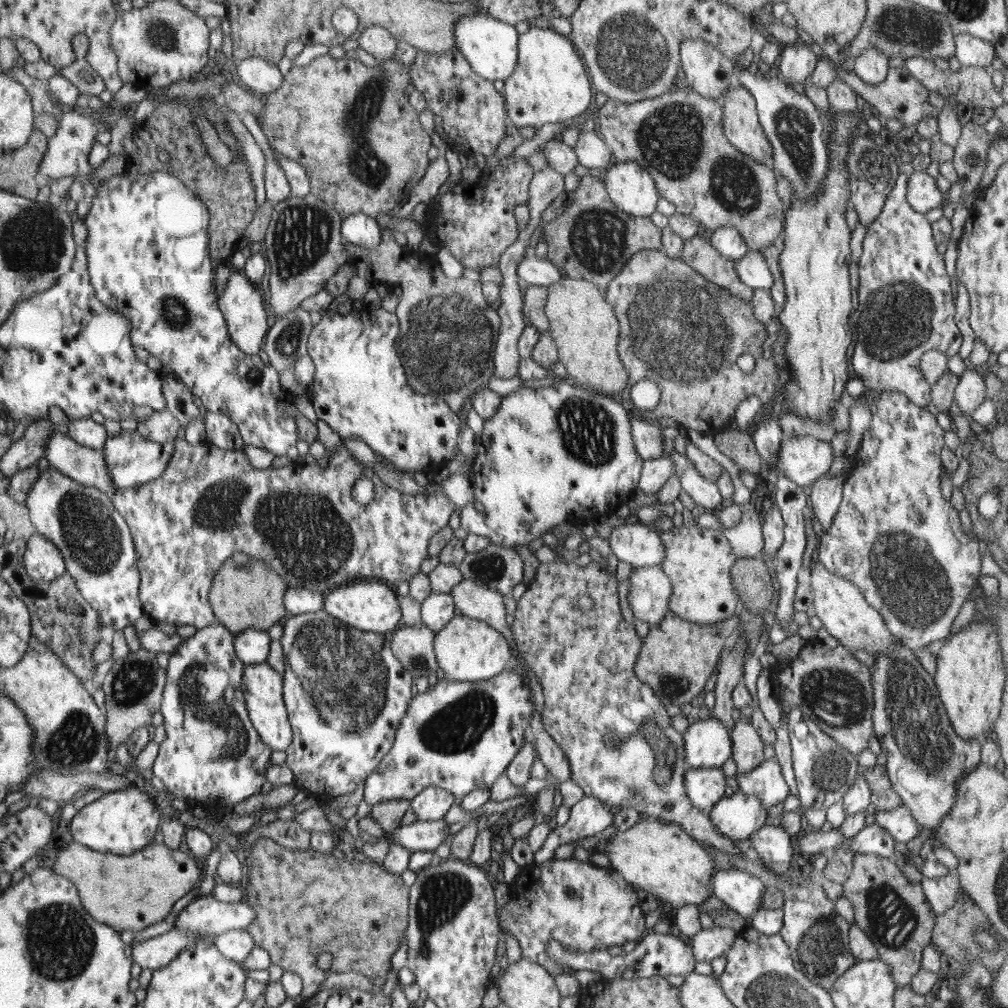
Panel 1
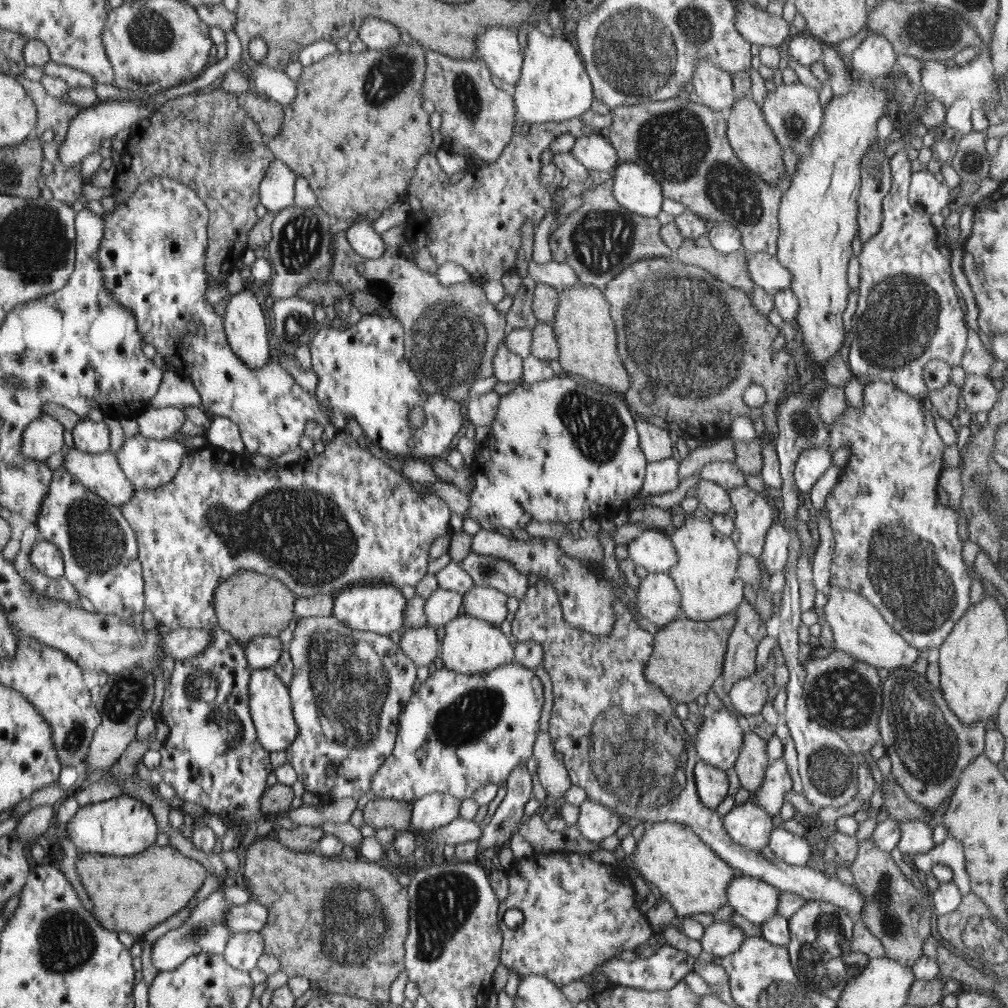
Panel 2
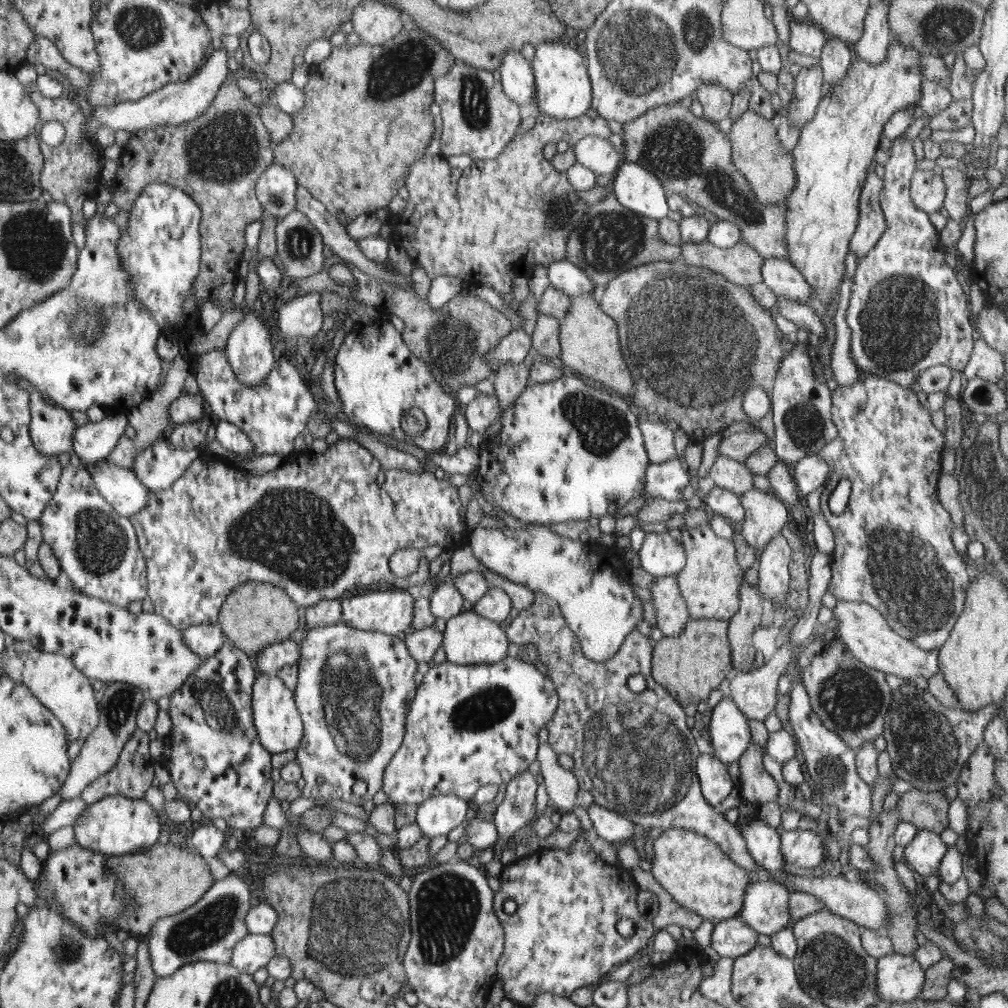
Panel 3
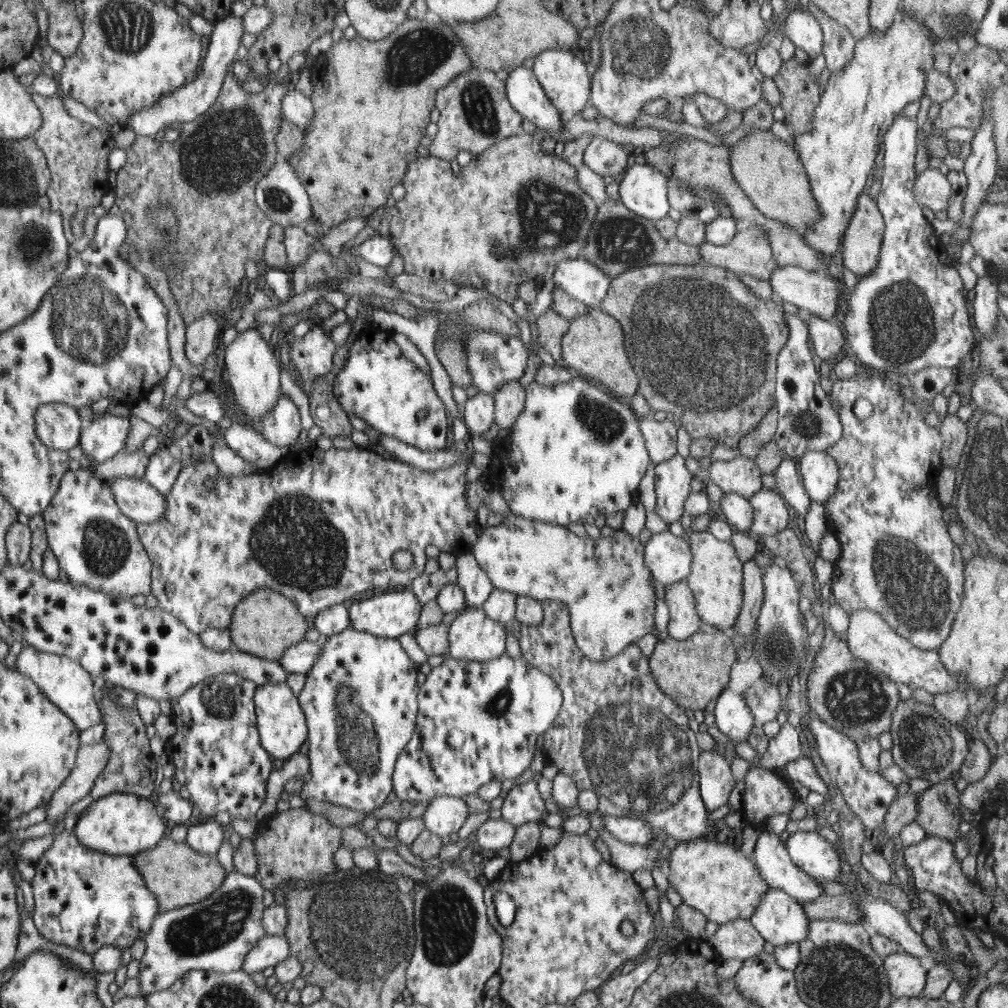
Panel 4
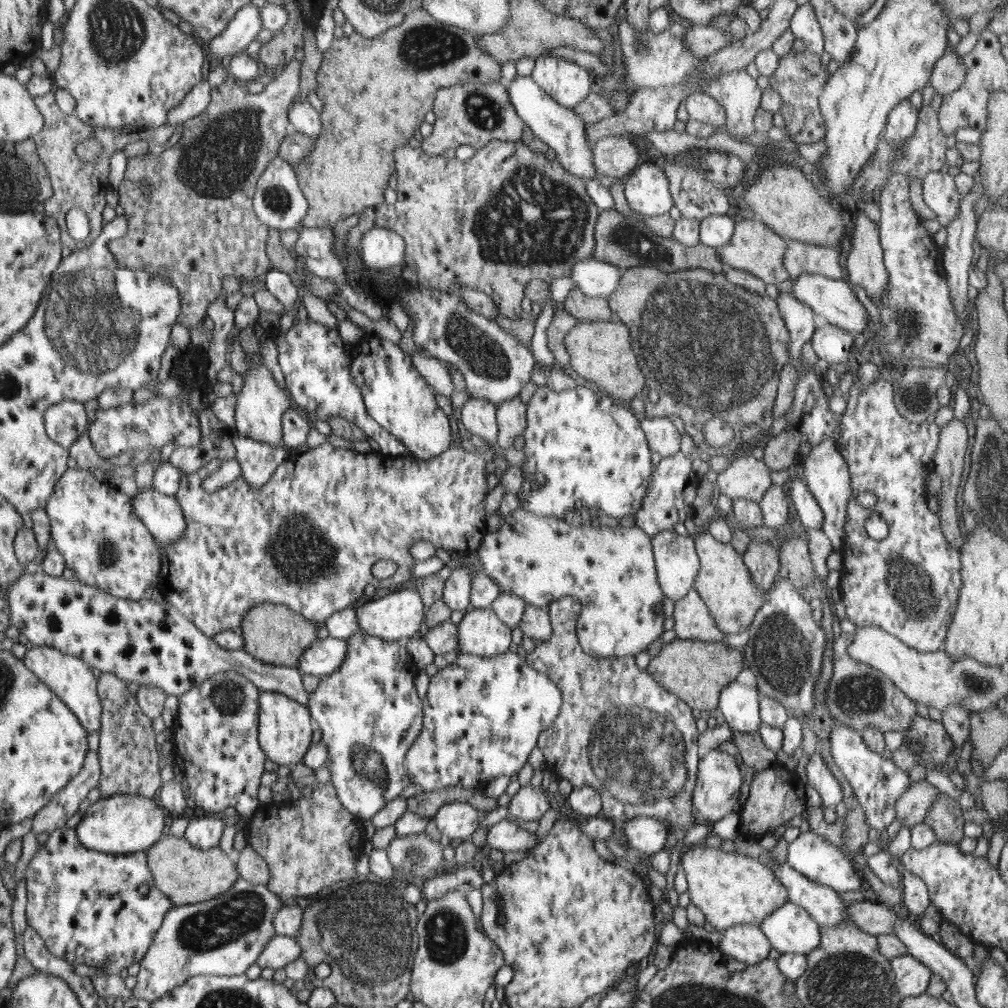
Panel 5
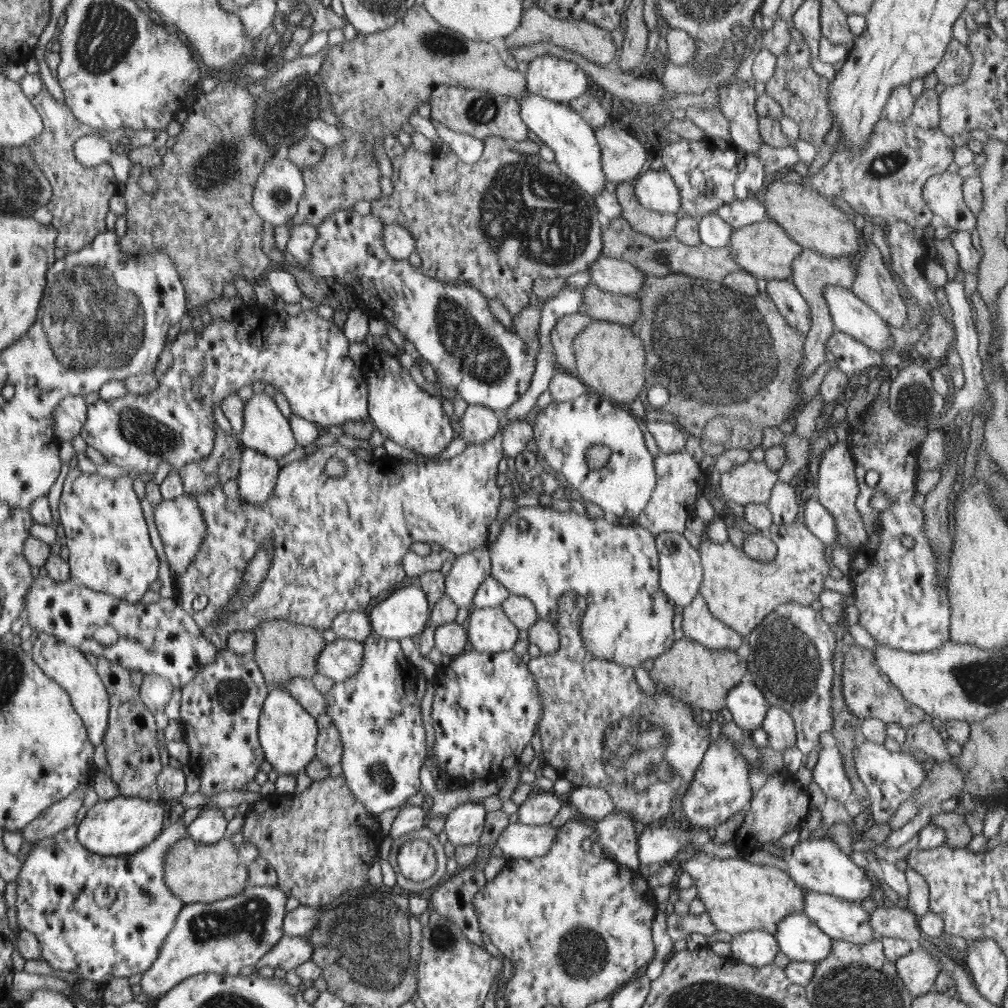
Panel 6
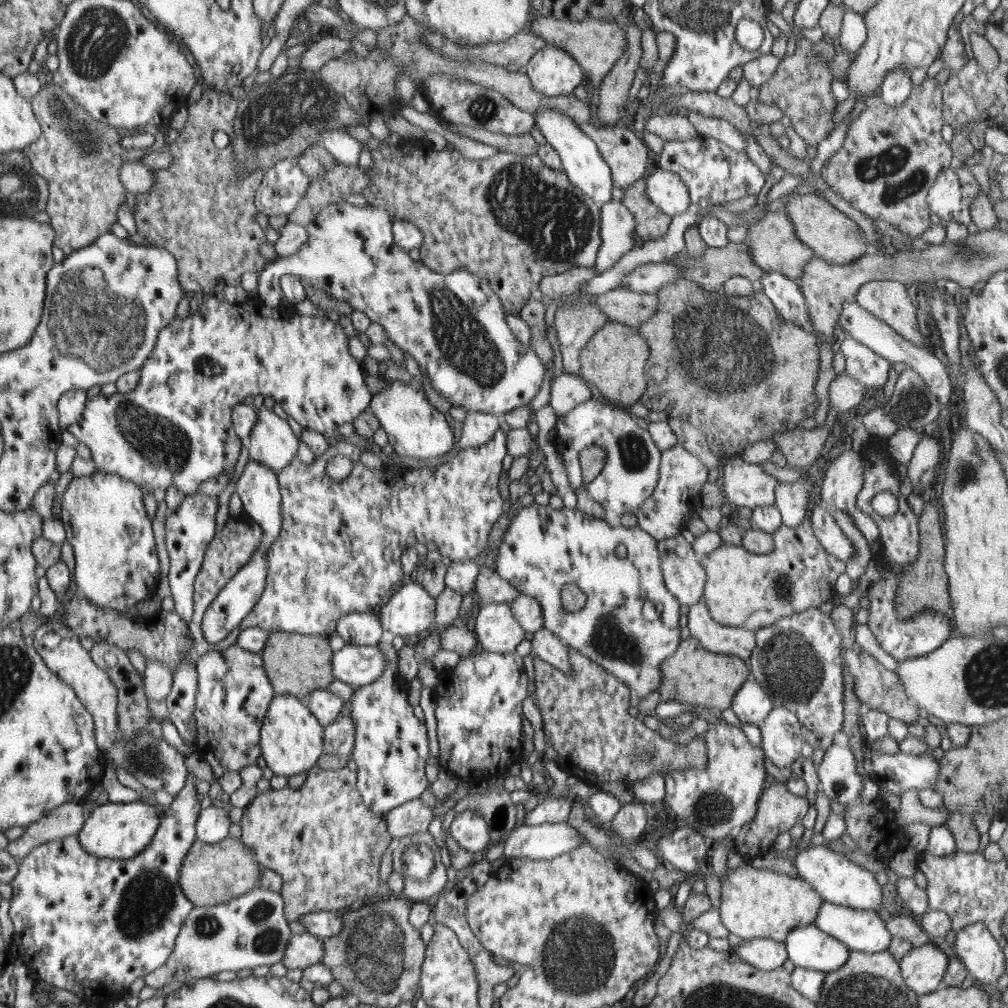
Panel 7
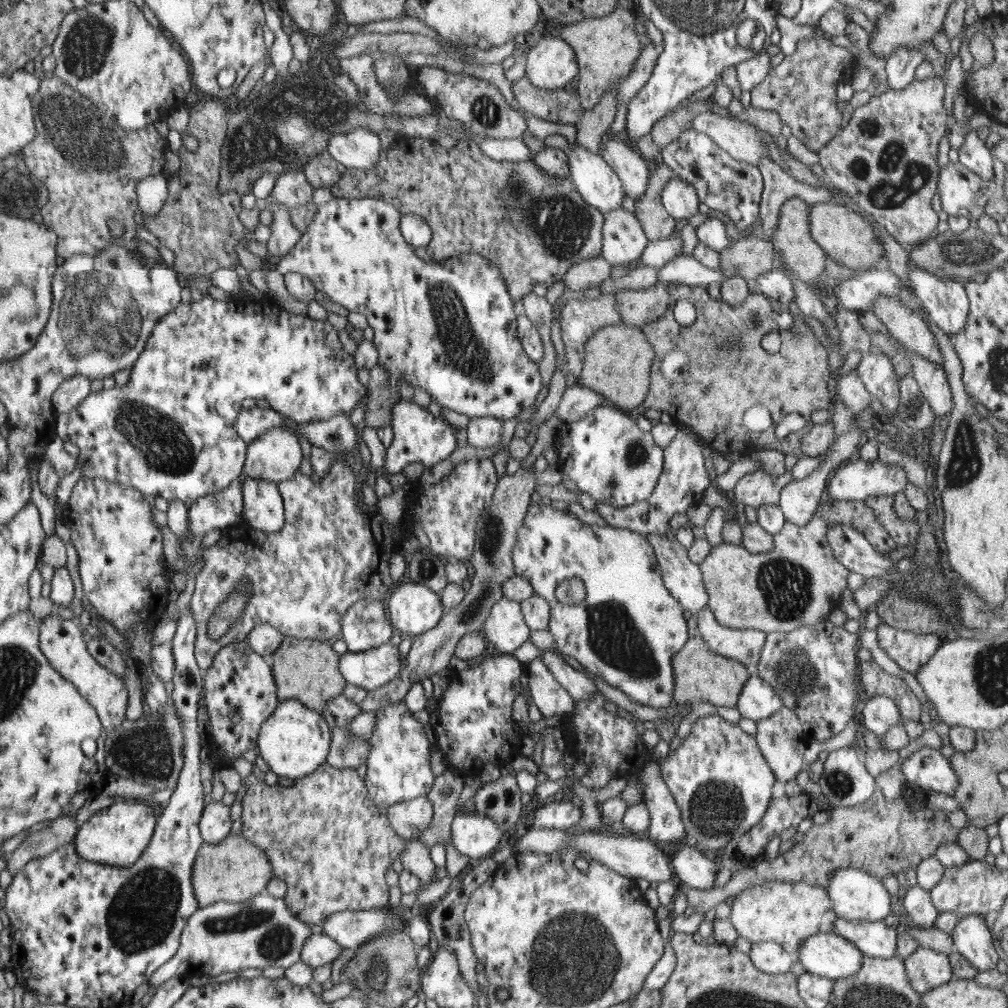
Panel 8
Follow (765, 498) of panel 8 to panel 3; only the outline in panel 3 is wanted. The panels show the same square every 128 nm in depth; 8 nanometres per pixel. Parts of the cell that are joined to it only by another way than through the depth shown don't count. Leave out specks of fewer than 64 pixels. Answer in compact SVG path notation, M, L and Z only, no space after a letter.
M719 456L708 475L714 480L715 486L725 488L737 495L754 489L754 474L745 462Z

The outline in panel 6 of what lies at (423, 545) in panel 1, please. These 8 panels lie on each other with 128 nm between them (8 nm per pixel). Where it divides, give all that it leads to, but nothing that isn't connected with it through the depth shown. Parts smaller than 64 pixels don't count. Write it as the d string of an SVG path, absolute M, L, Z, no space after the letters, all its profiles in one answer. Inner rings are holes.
M566 286L558 295L555 295L553 298L544 302L544 308L541 310L539 347L537 348L539 350L538 364L536 364L536 370L534 370L534 376L532 376L530 388L528 388L528 390L520 396L521 398L515 404L510 406L510 409L500 415L499 431L496 433L496 436L492 437L490 440L484 441L478 445L467 445L466 449L461 454L458 454L449 460L446 459L440 461L432 457L430 462L426 463L402 464L402 466L398 464L398 480L396 480L396 462L392 462L392 464L390 464L390 456L386 456L386 459L382 461L382 480L380 480L380 466L374 470L374 464L370 464L370 461L368 461L368 464L366 464L366 461L363 459L362 462L358 462L358 458L356 458L356 454L352 452L352 449L349 449L349 447L346 447L341 442L336 442L328 446L322 446L311 455L302 457L301 459L296 459L292 461L292 463L282 466L279 470L276 486L274 486L274 492L268 496L268 500L266 500L262 506L258 506L258 504L254 506L254 504L246 502L246 500L240 496L236 498L236 500L228 498L228 496L224 494L222 486L216 486L216 488L212 488L212 490L188 493L190 497L194 497L194 499L198 501L198 507L202 509L202 517L204 517L204 521L206 521L206 538L201 550L198 551L198 554L196 554L196 558L192 560L192 564L190 564L190 566L188 566L188 570L182 574L182 578L178 580L176 592L180 606L192 614L192 617L196 620L197 625L201 627L202 634L204 634L206 638L214 644L214 646L226 649L226 642L228 641L230 634L233 634L236 630L252 631L256 628L256 626L258 626L258 624L260 624L260 622L264 622L264 620L288 620L288 622L296 622L296 624L304 624L304 626L312 626L312 628L318 628L318 630L322 629L324 631L331 628L334 618L337 618L339 613L345 613L348 611L364 612L364 610L366 610L366 606L368 606L372 600L378 600L382 594L390 594L390 592L394 592L394 590L396 590L396 584L398 584L400 580L407 578L406 574L398 574L398 564L402 562L404 554L410 550L410 544L415 544L416 542L430 544L435 542L444 550L450 551L452 554L456 554L456 556L470 553L475 549L486 546L488 526L496 520L498 506L500 506L500 488L498 488L498 484L496 484L498 464L500 464L500 460L504 458L504 452L502 452L502 445L504 442L502 442L500 430L502 430L504 426L510 425L515 421L524 421L526 416L528 416L528 413L532 412L532 409L536 407L539 398L538 396L540 396L542 392L546 392L546 390L548 390L550 379L553 377L553 374L557 372L555 367L557 357L553 355L554 350L551 346L551 331L554 329L555 323L560 318L579 313L579 309L583 304L583 292L584 290L578 290L578 288L571 289ZM334 456L344 460L344 463L346 463L346 469L348 469L348 472L346 472L346 476L344 476L344 478L330 478L330 476L326 476L326 474L324 474L324 466L326 466L326 462L328 462L330 457ZM267 540L273 540L273 542L275 542L275 550L274 554L272 554L272 564L270 564L270 568L268 568L268 572L266 572L266 578L264 578L264 580L262 580L262 584L260 584L260 590L252 596L252 600L250 600L250 602L242 604L236 612L232 612L232 614L228 614L228 616L224 618L224 614L222 614L224 605L228 603L228 599L232 599L234 592L236 592L238 586L242 584L242 577L244 576L244 572L246 571L249 561L254 558L256 551L260 550L261 545L264 542L267 542ZM201 594L208 596L208 603L203 610L194 611L194 609L191 609L191 601L194 600L196 596L200 596Z

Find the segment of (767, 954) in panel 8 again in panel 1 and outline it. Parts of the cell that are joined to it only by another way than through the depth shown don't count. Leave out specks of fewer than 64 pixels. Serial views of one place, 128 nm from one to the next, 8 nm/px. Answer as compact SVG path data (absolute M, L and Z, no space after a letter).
M714 927L700 930L691 937L688 944L697 962L712 962L714 958L727 953L733 946L737 933L732 928Z

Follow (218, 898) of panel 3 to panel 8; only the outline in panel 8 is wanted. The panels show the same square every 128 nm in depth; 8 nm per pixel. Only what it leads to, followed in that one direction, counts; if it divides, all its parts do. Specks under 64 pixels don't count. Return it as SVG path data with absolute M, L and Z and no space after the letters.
M267 892L239 903L218 901L199 908L186 922L181 933L181 946L168 962L153 973L149 985L158 988L174 977L198 975L216 976L238 972L243 968L278 966L287 969L301 960L302 946L312 930L290 913L285 899L273 898Z

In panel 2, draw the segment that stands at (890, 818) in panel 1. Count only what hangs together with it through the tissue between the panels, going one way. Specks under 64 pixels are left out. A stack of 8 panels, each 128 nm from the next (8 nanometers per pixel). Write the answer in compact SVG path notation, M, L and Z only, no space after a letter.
M905 819L898 822L901 829L898 848L905 857L910 857L912 854L922 854L922 852L926 854L936 846L932 839L933 830L926 820Z

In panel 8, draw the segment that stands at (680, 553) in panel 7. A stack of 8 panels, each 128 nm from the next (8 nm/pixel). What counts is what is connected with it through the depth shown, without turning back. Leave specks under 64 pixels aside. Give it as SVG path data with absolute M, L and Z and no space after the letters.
M648 534L650 546L657 555L662 568L665 586L684 610L693 615L708 605L708 593L703 585L702 570L690 561L687 550L678 540L669 540L665 535Z

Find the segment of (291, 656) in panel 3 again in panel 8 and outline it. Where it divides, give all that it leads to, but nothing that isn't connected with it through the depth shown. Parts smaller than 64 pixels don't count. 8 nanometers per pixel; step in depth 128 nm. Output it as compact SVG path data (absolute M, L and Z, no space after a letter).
M390 642L362 652L341 654L341 672L346 682L367 691L380 690L388 682L398 681L406 664L398 646Z

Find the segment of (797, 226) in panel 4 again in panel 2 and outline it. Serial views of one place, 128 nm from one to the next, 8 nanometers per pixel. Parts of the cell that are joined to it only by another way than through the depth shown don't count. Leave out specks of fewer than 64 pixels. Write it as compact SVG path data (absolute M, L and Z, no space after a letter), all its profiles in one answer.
M748 95L737 98L732 109L727 112L729 143L733 147L744 166L756 172L766 184L778 184L780 178L784 176L783 149L781 143L777 141L777 135L766 122L765 115L758 108L758 103Z

